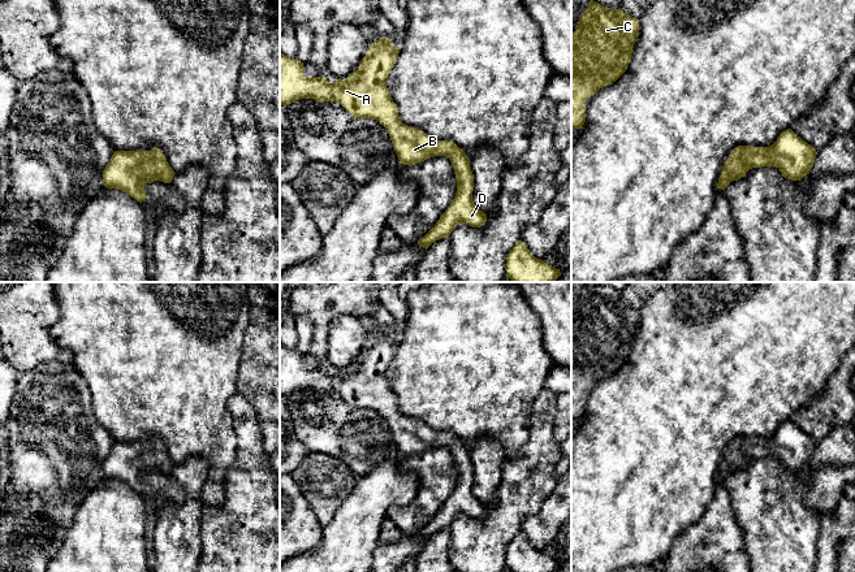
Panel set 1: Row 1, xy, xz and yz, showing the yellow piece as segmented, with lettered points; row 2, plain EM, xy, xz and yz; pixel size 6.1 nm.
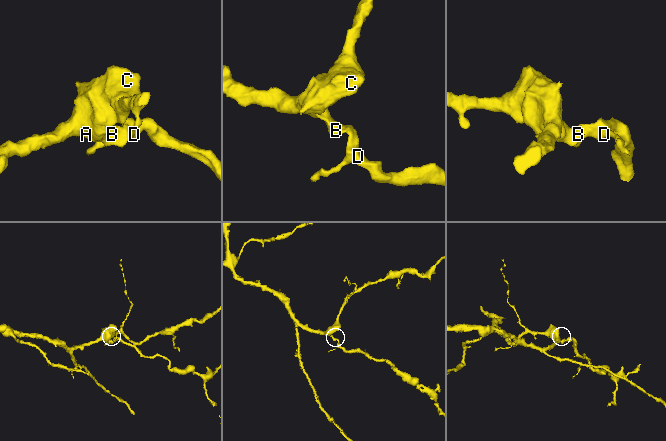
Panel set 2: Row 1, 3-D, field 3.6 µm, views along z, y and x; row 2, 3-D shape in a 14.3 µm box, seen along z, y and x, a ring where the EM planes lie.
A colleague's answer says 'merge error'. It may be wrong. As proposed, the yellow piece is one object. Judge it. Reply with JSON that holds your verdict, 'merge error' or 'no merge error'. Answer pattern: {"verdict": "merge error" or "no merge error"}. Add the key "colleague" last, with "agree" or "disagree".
{"verdict": "no merge error", "colleague": "disagree"}

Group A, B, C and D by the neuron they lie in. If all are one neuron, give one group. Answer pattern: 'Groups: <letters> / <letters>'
Groups: A B C D

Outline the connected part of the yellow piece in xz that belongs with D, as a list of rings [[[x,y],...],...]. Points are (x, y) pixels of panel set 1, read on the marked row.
[[[380,38],[371,44],[357,70],[333,83],[325,77],[305,77],[303,62],[280,53],[280,104],[286,107],[301,99],[337,101],[355,118],[376,120],[387,129],[403,165],[413,166],[429,157],[448,156],[454,169],[457,192],[435,226],[418,240],[427,250],[436,240],[448,238],[459,224],[483,226],[487,214],[472,202],[474,174],[463,150],[453,140],[436,140],[400,120],[385,83],[398,52],[400,48],[390,39]]]

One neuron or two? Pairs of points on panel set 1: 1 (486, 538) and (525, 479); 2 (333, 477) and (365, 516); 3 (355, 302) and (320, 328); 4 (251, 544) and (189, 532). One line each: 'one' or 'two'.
1: one
2: two
3: one
4: two

